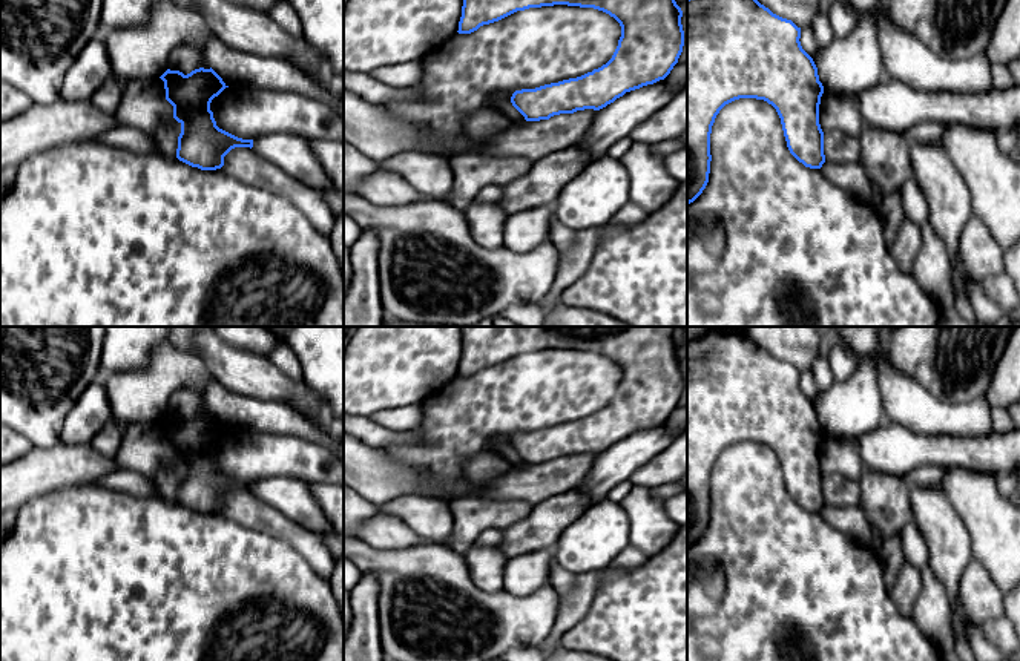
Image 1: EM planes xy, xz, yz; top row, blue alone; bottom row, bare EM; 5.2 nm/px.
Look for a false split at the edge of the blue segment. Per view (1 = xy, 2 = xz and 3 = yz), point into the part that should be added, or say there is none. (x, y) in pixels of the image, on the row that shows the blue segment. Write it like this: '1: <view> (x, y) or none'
1: none
2: none
3: none

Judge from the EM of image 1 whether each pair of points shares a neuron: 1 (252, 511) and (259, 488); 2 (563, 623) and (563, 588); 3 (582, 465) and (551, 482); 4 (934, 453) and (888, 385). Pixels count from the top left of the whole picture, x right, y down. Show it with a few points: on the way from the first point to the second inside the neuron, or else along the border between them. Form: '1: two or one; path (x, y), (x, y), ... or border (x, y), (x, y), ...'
1: two; border (250, 493), (286, 517)
2: two; border (575, 575), (572, 589), (560, 601)
3: one; path (574, 470), (559, 476)
4: two; border (888, 422), (916, 433), (957, 437)

